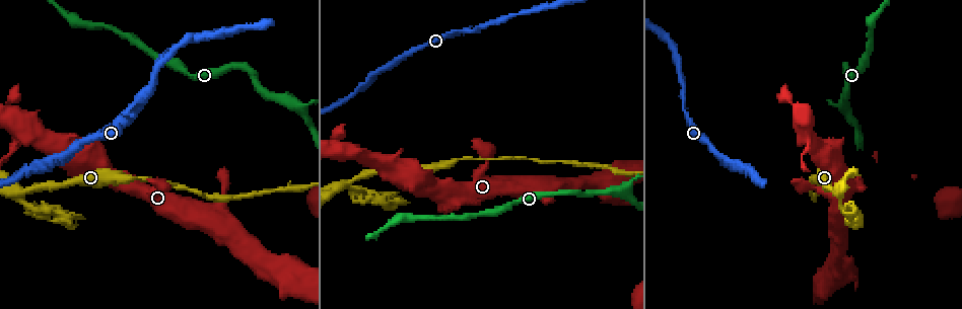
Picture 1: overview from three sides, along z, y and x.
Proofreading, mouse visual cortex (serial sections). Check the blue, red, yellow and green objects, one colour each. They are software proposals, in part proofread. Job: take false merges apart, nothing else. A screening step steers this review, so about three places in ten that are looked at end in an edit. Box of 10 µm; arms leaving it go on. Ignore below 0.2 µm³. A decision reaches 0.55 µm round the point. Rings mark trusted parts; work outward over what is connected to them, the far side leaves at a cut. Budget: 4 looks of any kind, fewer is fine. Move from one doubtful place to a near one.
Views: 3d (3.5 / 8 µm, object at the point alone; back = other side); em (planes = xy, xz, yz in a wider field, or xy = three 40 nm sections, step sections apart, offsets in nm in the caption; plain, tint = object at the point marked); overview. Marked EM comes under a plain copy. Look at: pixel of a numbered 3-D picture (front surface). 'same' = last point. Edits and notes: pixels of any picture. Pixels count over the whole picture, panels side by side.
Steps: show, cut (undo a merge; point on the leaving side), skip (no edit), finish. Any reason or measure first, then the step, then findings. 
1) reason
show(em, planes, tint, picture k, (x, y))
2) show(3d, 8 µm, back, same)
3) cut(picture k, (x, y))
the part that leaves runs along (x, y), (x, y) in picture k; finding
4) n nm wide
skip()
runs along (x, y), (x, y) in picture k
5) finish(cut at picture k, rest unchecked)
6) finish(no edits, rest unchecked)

arms part here
show(3d, 3.5 µm, back, picture 1, (807, 137))

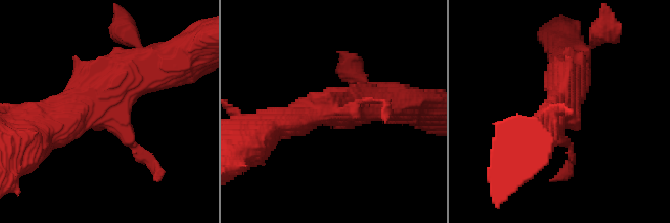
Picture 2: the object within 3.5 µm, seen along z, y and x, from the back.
3 arms; arms of 150, 500, 600 nm; now the EM
show(em, xy, step 2, tint, picture 2, (94, 102))

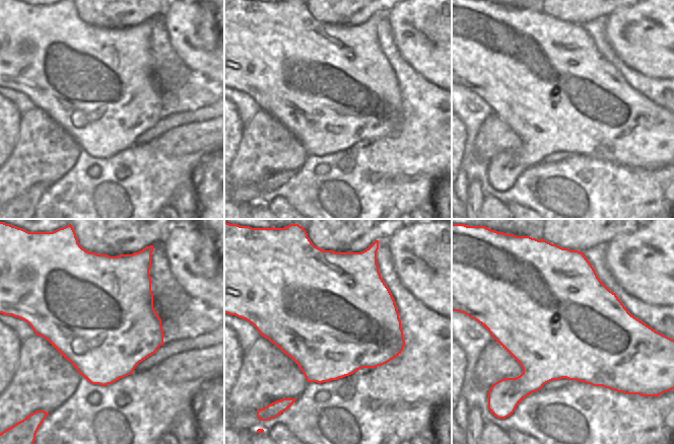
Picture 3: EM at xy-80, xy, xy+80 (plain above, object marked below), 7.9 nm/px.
skip()
runs along (40, 133), (148, 68) in picture 2; all the same cell

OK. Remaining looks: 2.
two arms at a narrow angle
show(3d, 3.5 µm, picture 1, (346, 182))

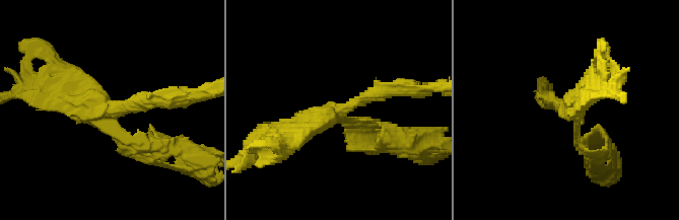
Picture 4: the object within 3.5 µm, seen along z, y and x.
show(em, xy, step 1, tint, picture 4, (113, 113))

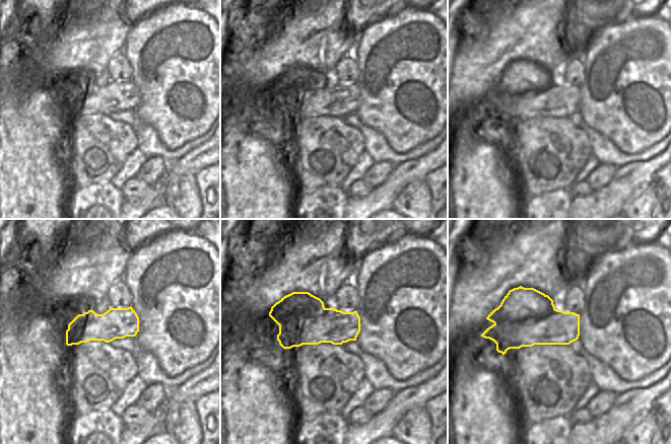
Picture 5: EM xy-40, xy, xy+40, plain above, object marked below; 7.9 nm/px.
380 nm wide
cut(picture 4, (594, 150))
the part that leaves runs along (576, 131), (580, 146), (608, 143) in picture 4; a second cell is stuck on

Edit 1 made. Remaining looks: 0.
finish(cut at picture 4, rest unchecked)

